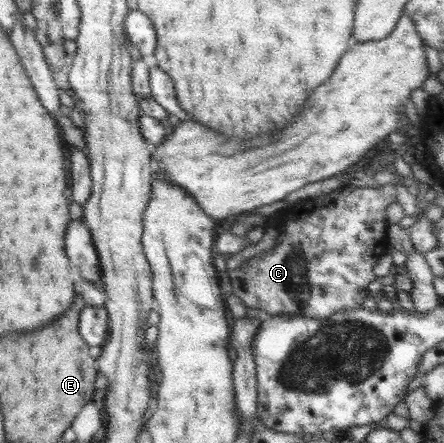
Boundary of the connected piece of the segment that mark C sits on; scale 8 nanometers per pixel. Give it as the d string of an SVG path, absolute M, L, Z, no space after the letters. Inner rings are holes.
M391 182L380 186L375 184L375 188L370 188L370 186L338 188L329 194L325 194L325 196L309 197L307 199L299 200L296 204L291 206L291 208L287 208L287 211L291 211L291 213L285 213L285 210L283 210L283 215L281 215L279 219L275 217L272 221L272 225L279 231L275 248L263 251L254 258L245 260L242 263L242 266L235 268L234 270L228 270L232 283L232 293L235 295L235 298L241 299L247 308L260 309L264 317L277 315L304 315L305 317L325 318L329 317L329 315L333 315L337 310L361 308L361 304L365 301L365 298L370 296L367 285L377 278L373 272L373 267L375 267L375 264L379 261L380 257L383 257L383 255L388 253L389 244L387 239L386 211L391 203L396 202L397 192L395 186Z

